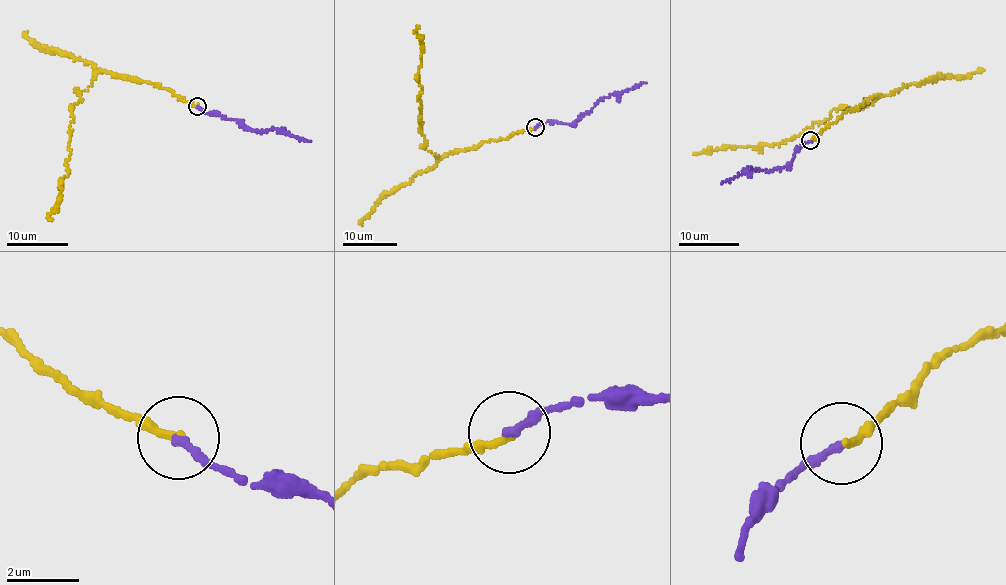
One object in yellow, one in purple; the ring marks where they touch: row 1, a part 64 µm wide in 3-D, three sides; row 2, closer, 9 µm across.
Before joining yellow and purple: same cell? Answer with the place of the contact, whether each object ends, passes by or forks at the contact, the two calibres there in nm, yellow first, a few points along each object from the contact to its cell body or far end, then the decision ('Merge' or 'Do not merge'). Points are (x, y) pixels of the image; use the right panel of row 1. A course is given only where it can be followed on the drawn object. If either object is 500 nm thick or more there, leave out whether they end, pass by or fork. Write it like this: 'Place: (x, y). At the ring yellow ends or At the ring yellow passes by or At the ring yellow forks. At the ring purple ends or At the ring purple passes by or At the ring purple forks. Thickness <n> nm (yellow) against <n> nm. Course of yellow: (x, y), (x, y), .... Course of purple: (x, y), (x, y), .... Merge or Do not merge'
Place: (810, 140). At the ring yellow ends. At the ring purple ends. Thickness 200 nm (yellow) against 280 nm. Course of yellow: (811, 141), (845, 111), (877, 97), (862, 107), (833, 109), (827, 120), (778, 144), (720, 148), (694, 154). Course of purple: (809, 141), (797, 148), (790, 165), (765, 172), (746, 167), (741, 174), (721, 183). Merge

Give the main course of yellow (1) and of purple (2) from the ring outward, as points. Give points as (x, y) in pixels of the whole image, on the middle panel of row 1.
1: (534, 128), (437, 156), (426, 148), (419, 122), (418, 67), (422, 46), (414, 32), (418, 26)
2: (534, 127), (547, 122), (572, 124), (613, 93), (623, 93), (647, 82)

